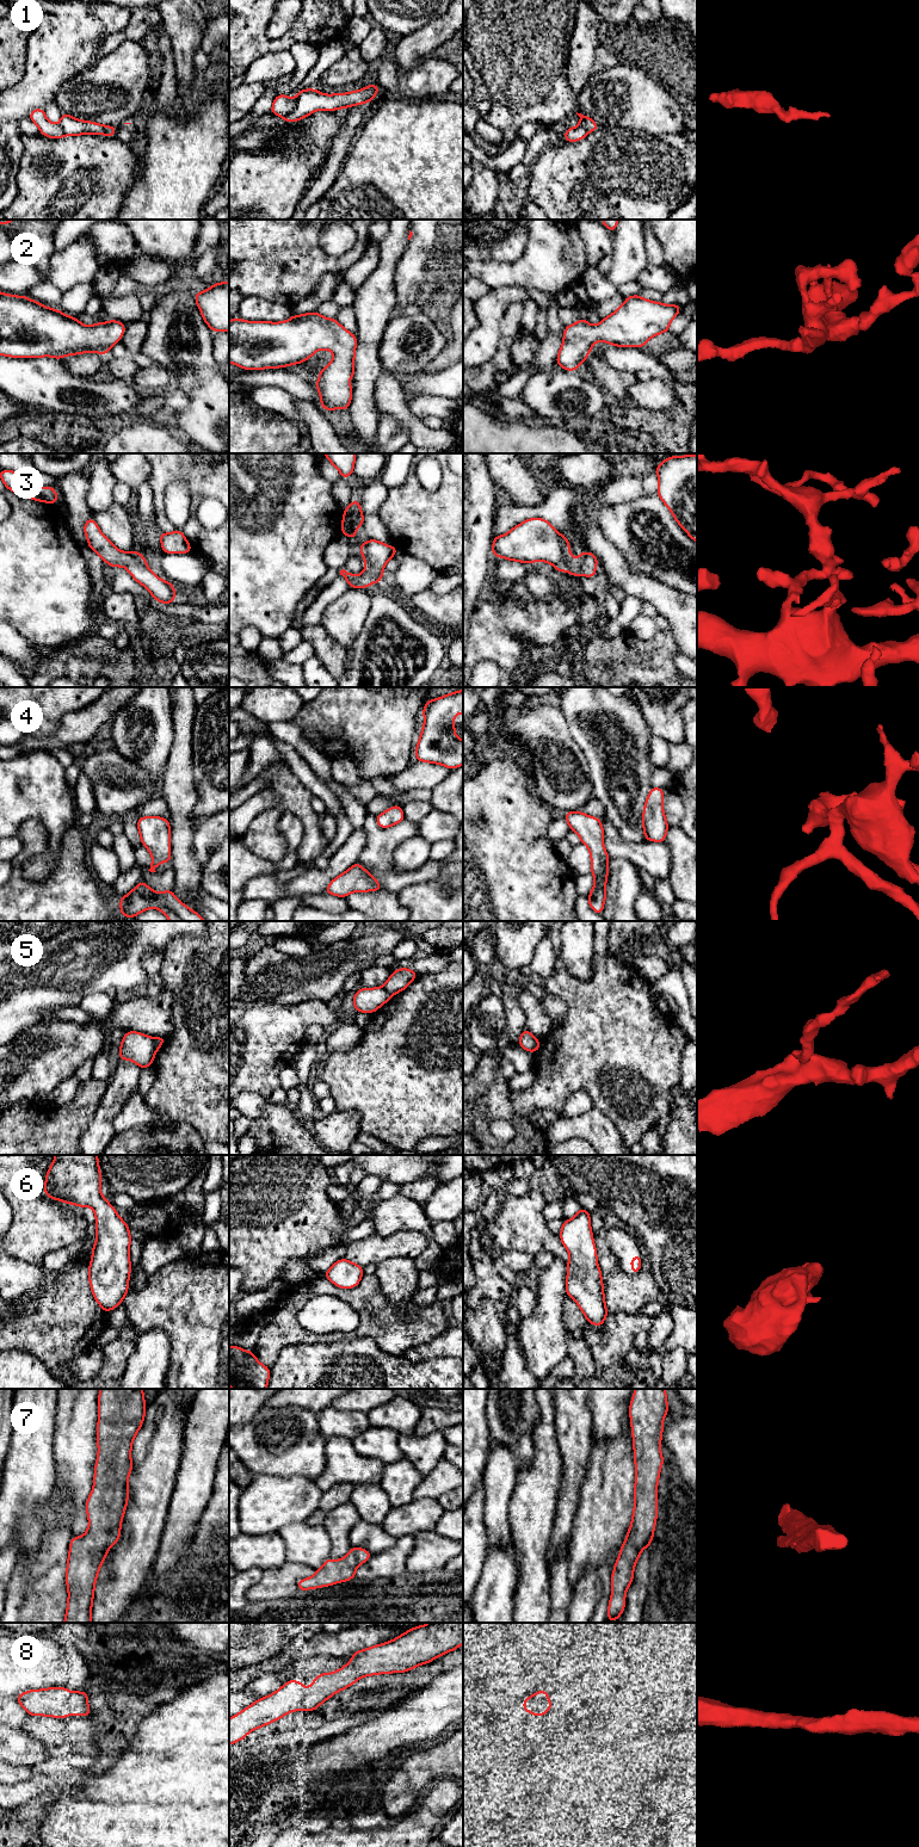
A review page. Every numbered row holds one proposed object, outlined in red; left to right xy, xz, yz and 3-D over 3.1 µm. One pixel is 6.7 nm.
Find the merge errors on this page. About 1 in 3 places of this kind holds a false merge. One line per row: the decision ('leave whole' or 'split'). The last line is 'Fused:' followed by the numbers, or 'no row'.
1: split
2: leave whole
3: leave whole
4: leave whole
5: split
6: leave whole
7: leave whole
8: leave whole
Fused: 1, 5

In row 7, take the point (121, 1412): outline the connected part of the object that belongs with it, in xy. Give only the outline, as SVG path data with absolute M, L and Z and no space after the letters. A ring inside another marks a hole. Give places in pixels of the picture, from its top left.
M100 1389L99 1391L97 1427L98 1457L94 1466L92 1493L86 1501L86 1513L90 1525L84 1536L73 1537L69 1543L66 1571L68 1602L63 1623L92 1623L92 1602L99 1569L107 1556L110 1546L116 1544L121 1538L121 1525L129 1497L128 1477L132 1471L131 1446L134 1438L143 1423L146 1407L143 1389Z

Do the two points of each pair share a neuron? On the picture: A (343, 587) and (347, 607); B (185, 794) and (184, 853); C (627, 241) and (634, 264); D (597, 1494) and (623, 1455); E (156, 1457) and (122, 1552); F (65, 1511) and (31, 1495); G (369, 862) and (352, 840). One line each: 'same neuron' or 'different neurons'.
A: different neurons
B: same neuron
C: same neuron
D: same neuron
E: same neuron
F: different neurons
G: different neurons

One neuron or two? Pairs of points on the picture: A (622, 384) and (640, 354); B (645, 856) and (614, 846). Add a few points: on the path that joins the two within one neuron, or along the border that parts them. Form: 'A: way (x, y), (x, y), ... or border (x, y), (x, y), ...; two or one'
A: border (604, 358), (612, 366), (634, 375); two
B: way (637, 853), (621, 847); one

